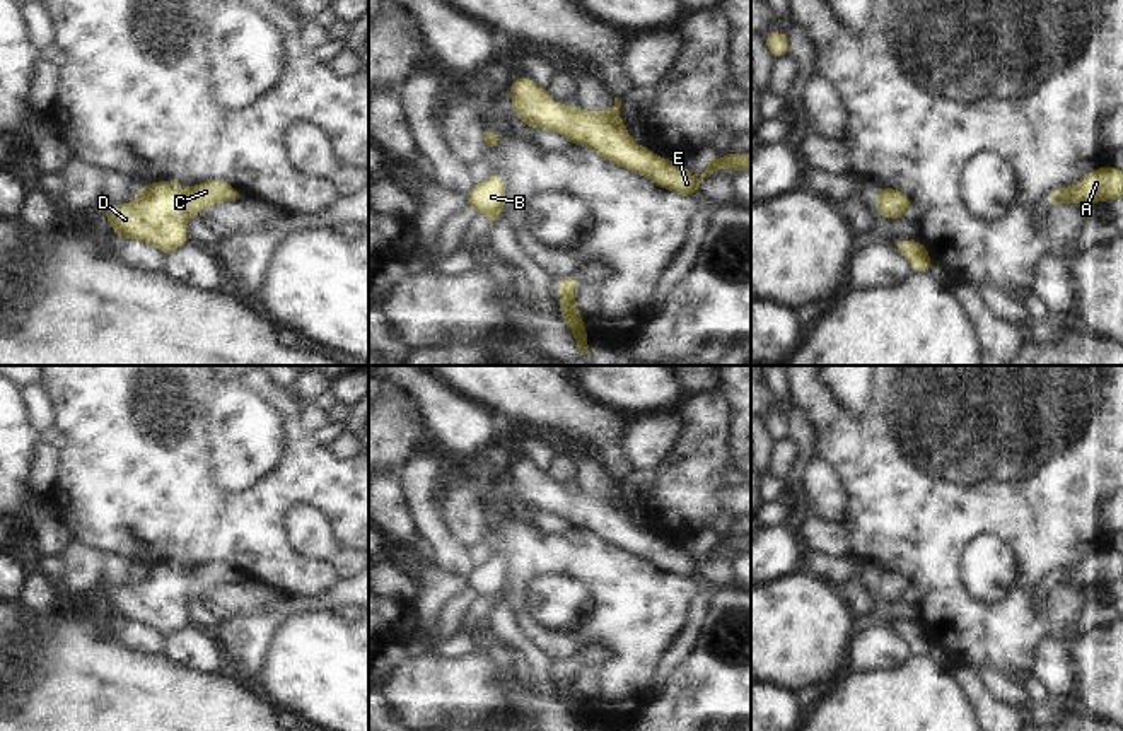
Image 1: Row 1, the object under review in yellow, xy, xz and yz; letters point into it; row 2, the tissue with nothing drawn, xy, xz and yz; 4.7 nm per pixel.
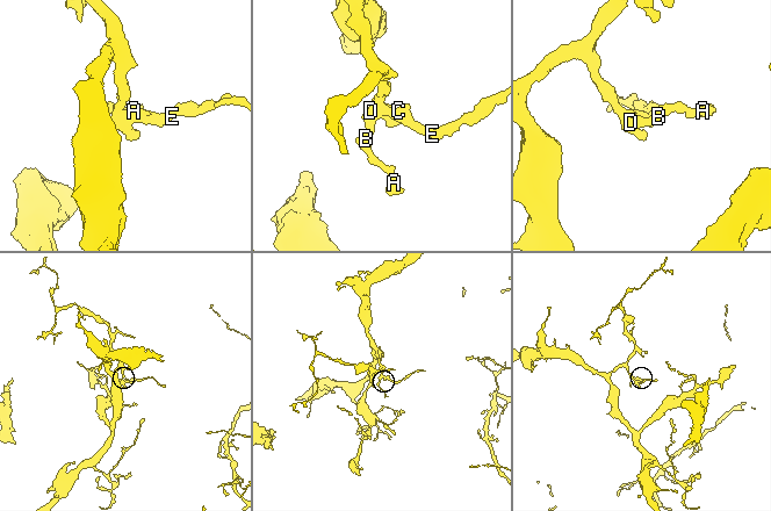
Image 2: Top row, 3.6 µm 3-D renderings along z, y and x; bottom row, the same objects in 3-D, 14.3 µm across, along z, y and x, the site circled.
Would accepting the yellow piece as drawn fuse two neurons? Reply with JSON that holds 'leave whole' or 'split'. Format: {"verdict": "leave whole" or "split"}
{"verdict": "leave whole"}

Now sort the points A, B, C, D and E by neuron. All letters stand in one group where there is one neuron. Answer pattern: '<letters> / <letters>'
A B C D E

